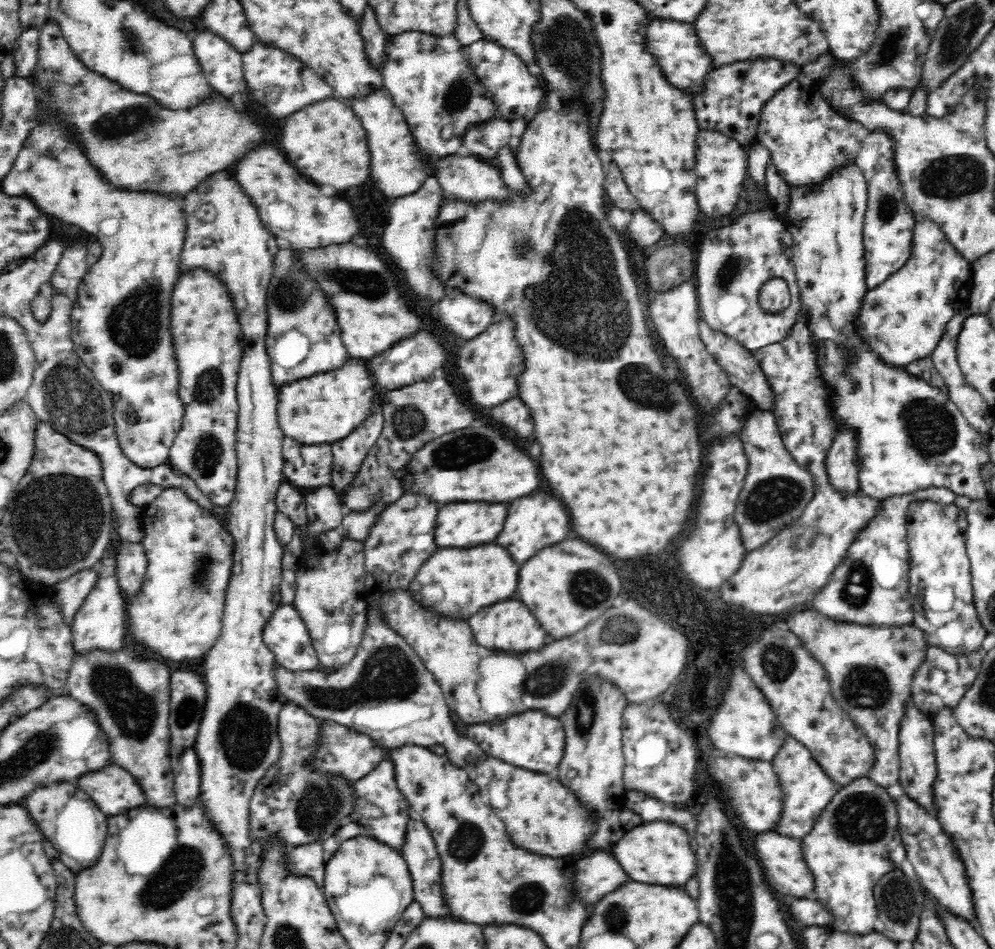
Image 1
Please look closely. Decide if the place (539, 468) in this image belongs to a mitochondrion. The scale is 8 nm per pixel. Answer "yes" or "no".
no

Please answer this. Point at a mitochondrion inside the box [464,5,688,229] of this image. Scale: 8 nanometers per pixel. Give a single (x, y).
(565, 46)

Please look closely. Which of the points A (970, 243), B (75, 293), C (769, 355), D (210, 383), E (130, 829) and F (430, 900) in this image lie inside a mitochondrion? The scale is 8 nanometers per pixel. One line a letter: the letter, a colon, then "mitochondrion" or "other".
A: other
B: other
C: other
D: mitochondrion
E: other
F: other

